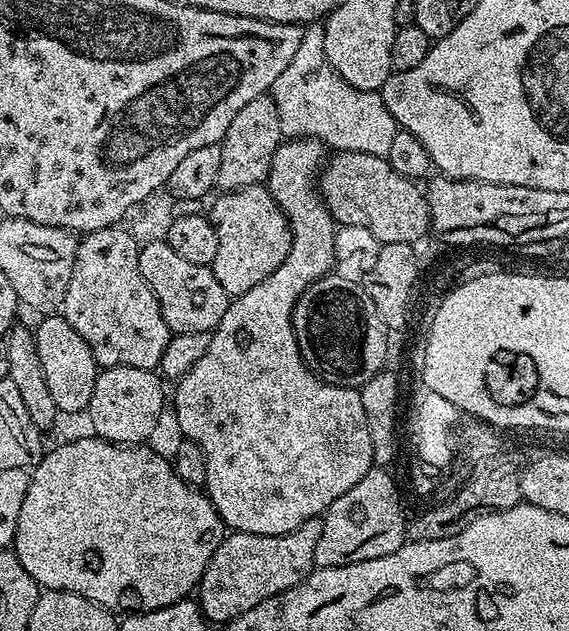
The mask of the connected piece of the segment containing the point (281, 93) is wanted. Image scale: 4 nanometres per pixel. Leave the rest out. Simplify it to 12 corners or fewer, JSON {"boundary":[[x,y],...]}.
{"boundary":[[309,24],[270,95],[285,137],[387,157],[380,93],[330,66]]}

